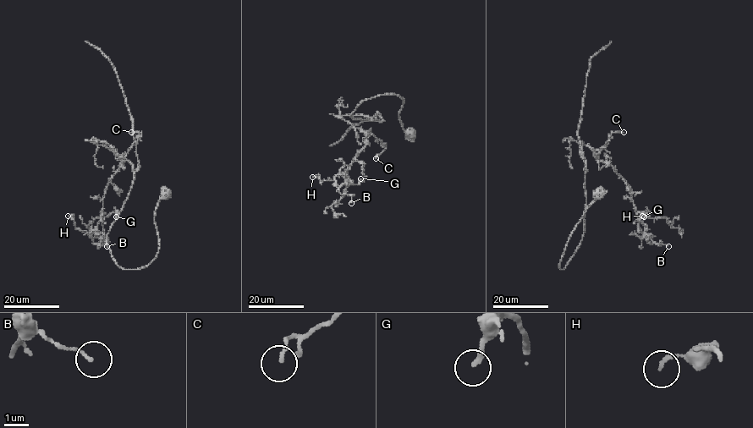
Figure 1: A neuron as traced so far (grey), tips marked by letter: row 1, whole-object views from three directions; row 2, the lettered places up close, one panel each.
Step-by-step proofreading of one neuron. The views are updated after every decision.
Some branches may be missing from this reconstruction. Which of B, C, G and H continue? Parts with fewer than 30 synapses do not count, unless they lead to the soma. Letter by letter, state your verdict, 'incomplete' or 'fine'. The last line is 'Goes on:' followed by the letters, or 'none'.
B: fine
C: fine
G: fine
H: fine
Goes on: none

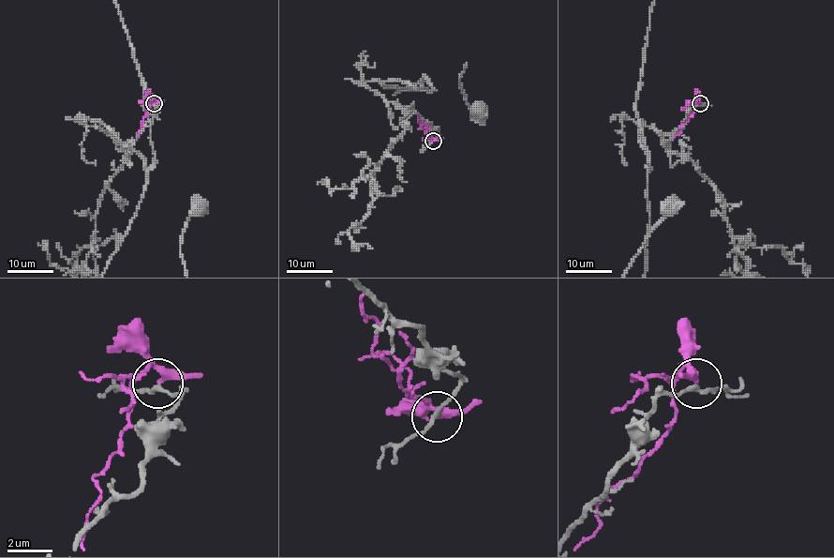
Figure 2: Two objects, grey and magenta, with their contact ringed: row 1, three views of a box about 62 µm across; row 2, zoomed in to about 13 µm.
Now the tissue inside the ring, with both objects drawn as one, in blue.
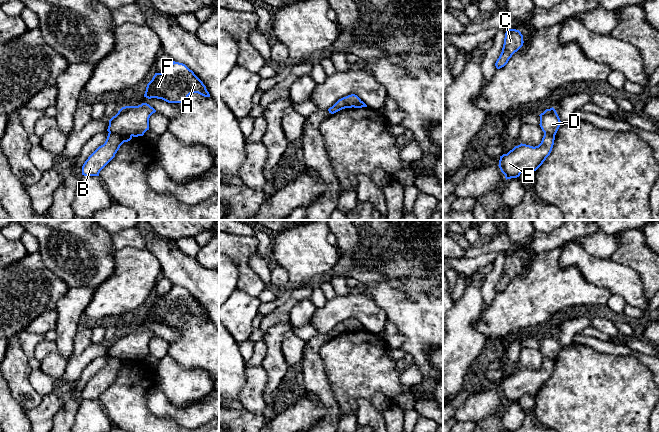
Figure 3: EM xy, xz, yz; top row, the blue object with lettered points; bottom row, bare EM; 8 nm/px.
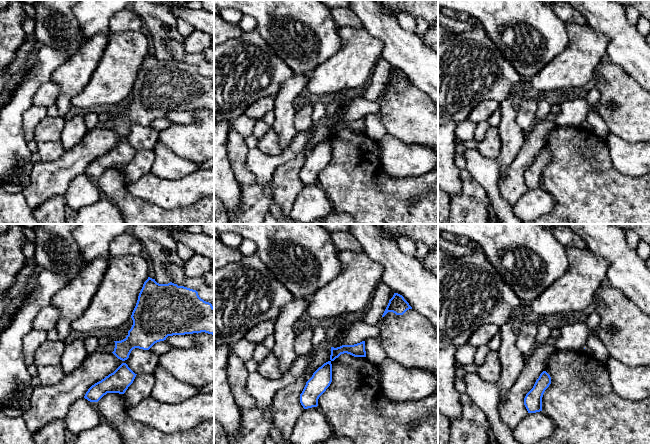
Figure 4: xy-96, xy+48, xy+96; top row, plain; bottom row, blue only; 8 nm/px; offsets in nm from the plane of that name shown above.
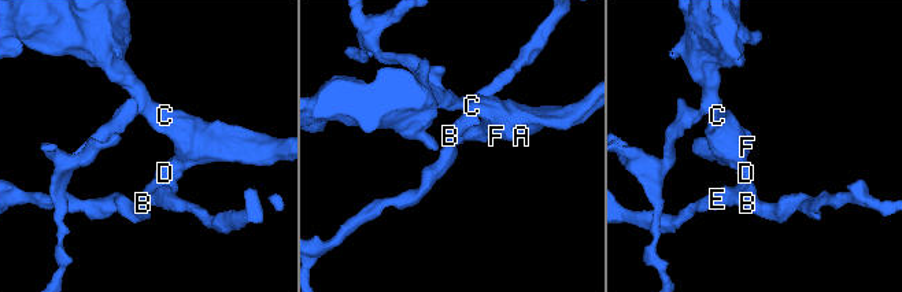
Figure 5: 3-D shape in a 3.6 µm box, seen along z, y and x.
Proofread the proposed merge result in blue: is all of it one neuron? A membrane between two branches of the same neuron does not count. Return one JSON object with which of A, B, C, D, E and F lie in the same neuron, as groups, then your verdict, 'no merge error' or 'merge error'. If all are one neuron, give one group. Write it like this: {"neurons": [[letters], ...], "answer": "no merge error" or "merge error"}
{"neurons": [["A", "C", "D", "F"], ["B", "E"]], "answer": "merge error"}

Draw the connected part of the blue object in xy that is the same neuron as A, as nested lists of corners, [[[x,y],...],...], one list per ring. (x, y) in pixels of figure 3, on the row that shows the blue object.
[[[172,61],[163,73],[155,73],[147,84],[144,97],[162,99],[168,103],[183,103],[192,93],[210,97],[203,82],[185,64]]]

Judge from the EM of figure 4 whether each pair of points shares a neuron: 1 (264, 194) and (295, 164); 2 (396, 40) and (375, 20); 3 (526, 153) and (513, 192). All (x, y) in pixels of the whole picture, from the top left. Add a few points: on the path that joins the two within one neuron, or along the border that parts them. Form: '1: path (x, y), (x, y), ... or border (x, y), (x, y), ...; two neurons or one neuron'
1: border (271, 181), (274, 197); two neurons
2: path (391, 35), (380, 25); one neuron
3: path (521, 163), (515, 172), (513, 182); one neuron

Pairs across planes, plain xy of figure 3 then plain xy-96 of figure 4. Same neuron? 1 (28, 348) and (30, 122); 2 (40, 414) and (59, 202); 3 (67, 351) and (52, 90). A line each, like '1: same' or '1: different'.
1: same
2: different
3: different

